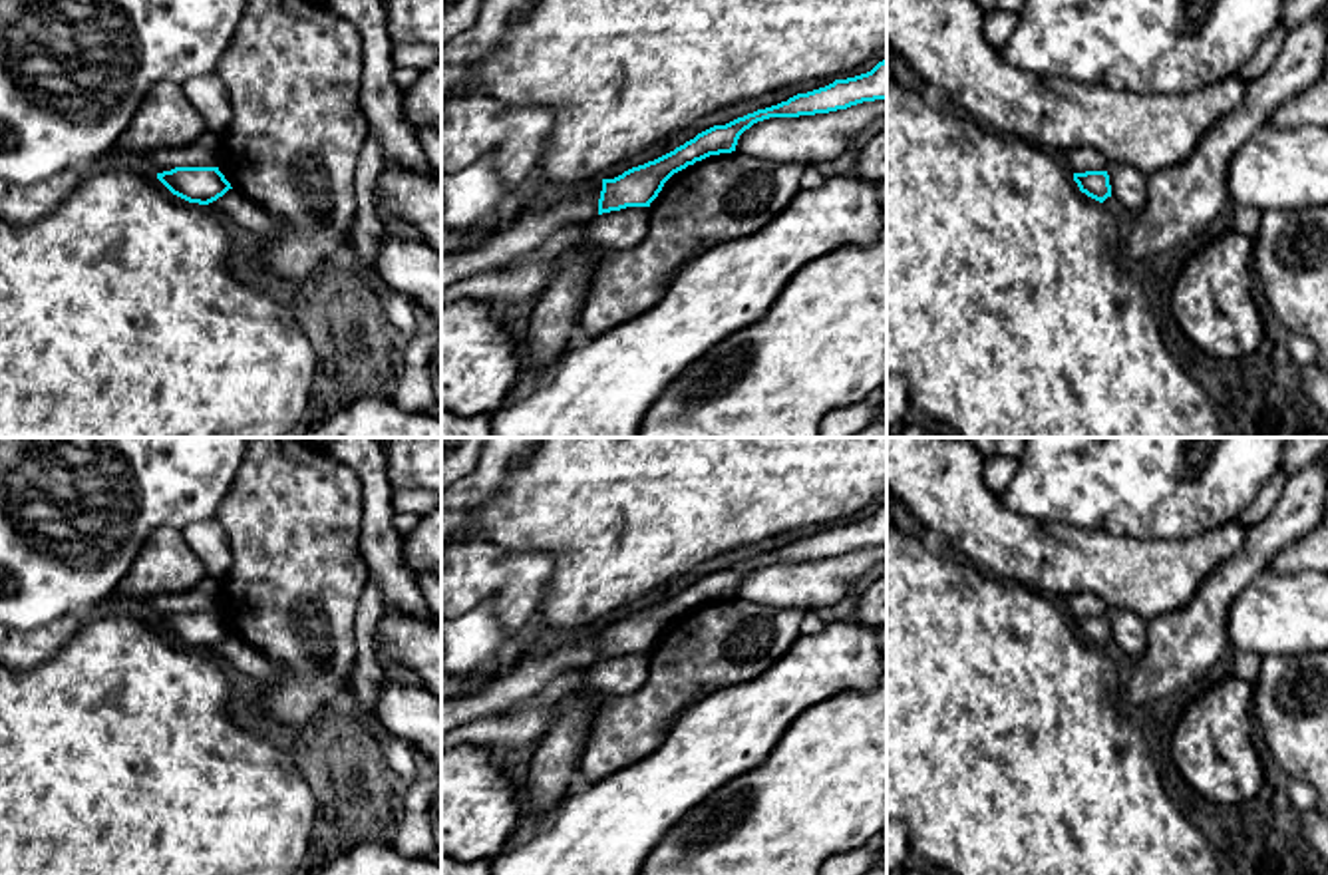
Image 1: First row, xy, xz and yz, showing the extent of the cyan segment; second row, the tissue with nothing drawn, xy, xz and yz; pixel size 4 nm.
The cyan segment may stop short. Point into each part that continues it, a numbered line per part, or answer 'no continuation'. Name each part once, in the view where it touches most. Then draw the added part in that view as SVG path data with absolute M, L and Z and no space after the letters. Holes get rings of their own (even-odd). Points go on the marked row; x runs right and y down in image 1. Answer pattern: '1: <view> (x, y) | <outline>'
no continuation

